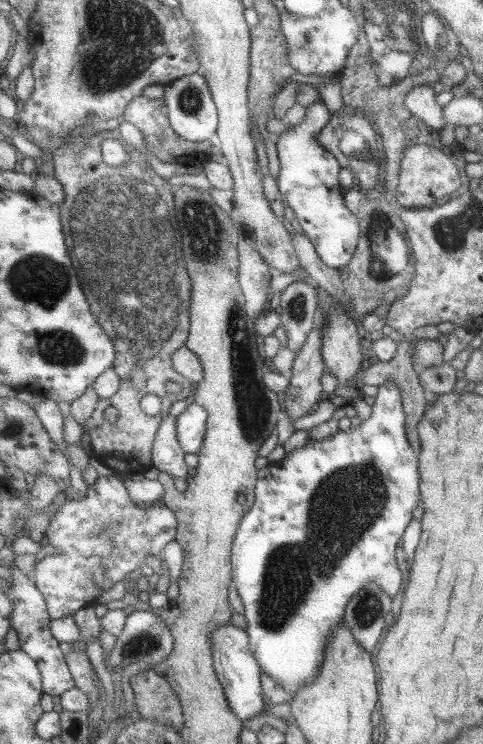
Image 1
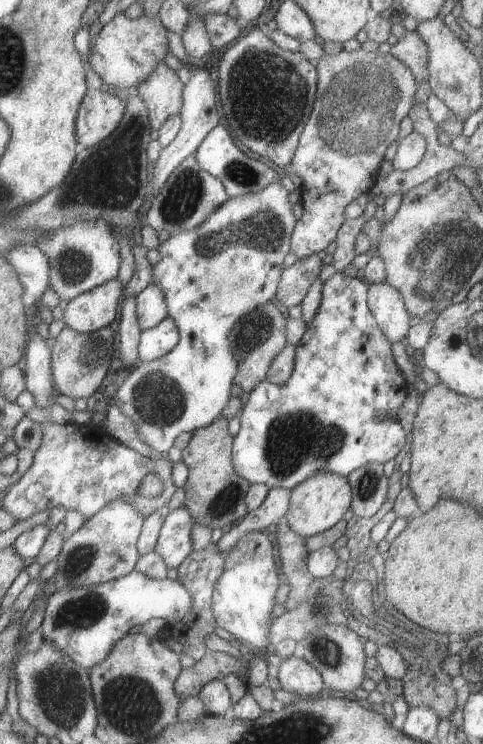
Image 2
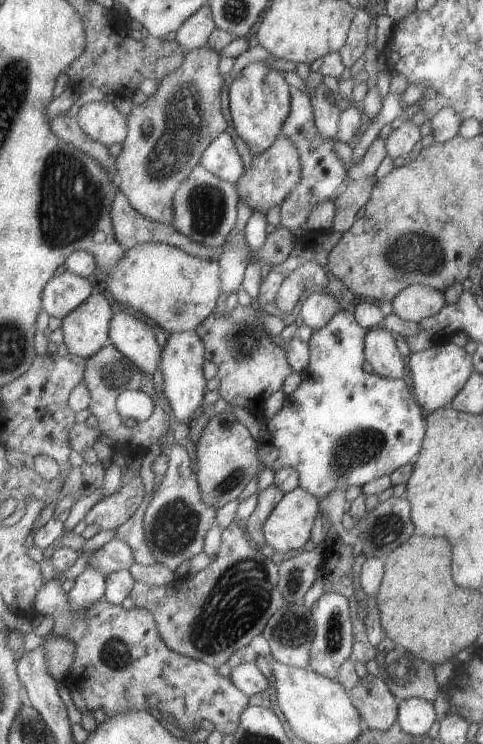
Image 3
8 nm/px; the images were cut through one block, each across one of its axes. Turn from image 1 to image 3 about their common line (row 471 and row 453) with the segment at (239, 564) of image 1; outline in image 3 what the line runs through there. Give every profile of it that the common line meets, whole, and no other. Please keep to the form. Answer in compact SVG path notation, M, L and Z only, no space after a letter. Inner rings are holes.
M347 310L339 311L325 328L315 331L310 340L311 358L310 363L302 372L303 382L301 386L291 395L286 395L282 408L273 416L273 418L263 423L263 431L260 436L259 454L260 460L274 473L287 468L295 468L300 474L300 486L306 488L311 494L317 495L317 498L329 498L329 494L333 494L333 490L337 488L345 488L356 485L363 488L363 486L371 483L373 480L385 477L386 475L393 475L398 469L406 466L410 461L415 461L419 458L421 450L423 449L424 439L428 433L428 418L425 418L425 409L420 406L413 396L413 392L409 390L409 384L402 379L387 379L377 375L376 373L367 374L363 370L363 364L366 361L365 348L368 331L365 330L359 322L357 322L355 312Z

